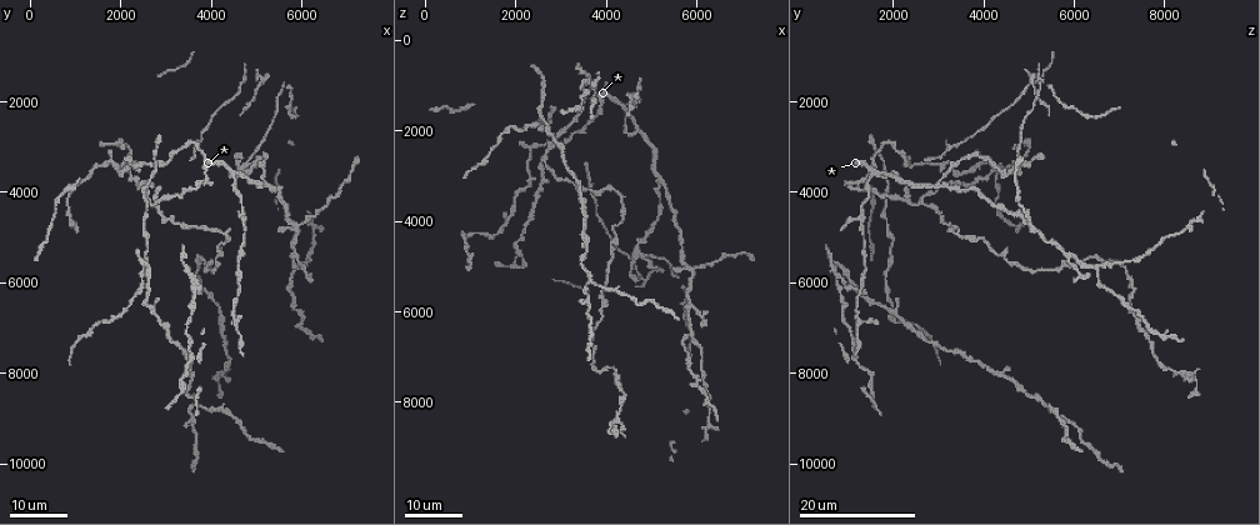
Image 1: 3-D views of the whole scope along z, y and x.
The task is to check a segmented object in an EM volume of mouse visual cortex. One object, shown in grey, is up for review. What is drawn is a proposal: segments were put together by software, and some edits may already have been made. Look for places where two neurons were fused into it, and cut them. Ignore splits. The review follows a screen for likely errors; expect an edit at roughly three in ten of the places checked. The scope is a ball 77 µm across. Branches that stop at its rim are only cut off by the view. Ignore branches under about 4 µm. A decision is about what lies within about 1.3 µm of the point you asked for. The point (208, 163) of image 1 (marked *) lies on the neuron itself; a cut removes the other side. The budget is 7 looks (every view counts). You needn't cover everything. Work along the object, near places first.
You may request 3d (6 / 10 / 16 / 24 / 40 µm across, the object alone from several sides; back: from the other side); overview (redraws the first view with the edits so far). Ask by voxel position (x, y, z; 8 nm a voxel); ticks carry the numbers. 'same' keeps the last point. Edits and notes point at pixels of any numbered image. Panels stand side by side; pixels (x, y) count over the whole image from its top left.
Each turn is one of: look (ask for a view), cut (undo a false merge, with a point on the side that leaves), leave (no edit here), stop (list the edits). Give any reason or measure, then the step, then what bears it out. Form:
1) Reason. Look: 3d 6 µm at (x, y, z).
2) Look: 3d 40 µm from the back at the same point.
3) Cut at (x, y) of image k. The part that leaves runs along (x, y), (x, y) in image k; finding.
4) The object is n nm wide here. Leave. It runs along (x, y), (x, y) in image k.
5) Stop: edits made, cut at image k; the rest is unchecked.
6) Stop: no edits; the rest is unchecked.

Four-way junction. Look: 3d 16 µm at (2000, 2900, 5000).

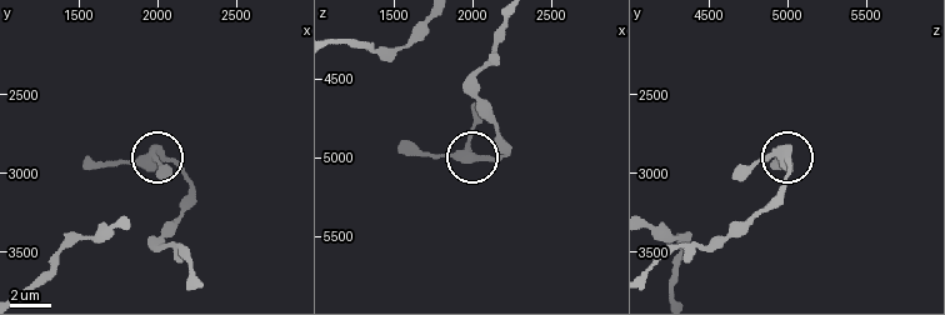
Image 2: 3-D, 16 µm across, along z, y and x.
Look: 3d 6 µm at (1960, 2860, 4960).

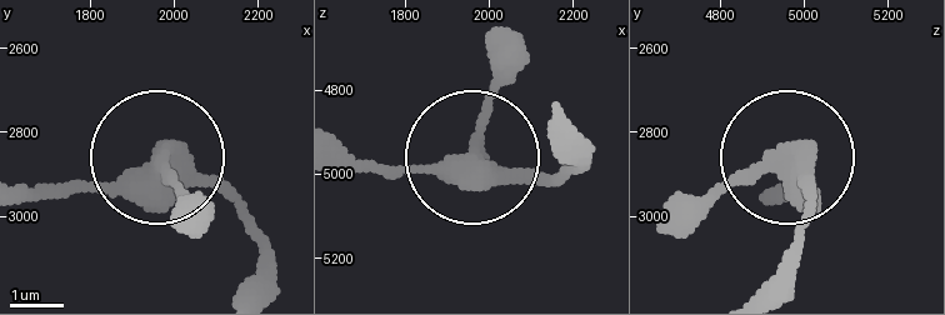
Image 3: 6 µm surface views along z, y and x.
The object is 370 nm wide here. Leave. It runs along (240, 288), (254, 234), (155, 154), (183, 230) in image 3; continuous, no second neuron.

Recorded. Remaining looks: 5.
Three arms meet. Look: 3d 24 µm at (2350, 3450, 2450).

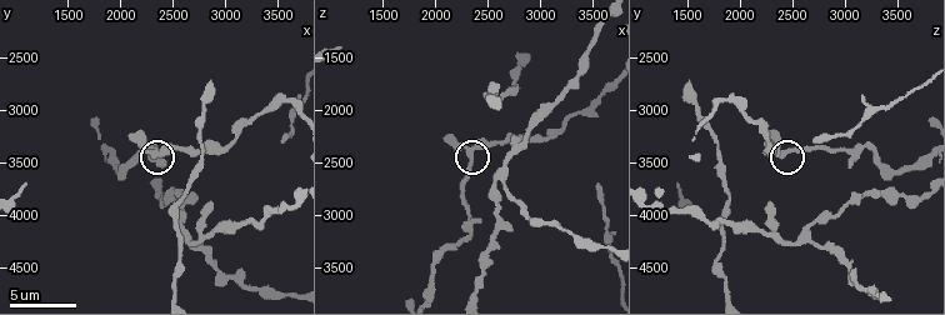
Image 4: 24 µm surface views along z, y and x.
Zoom in. Look: 3d 6 µm at (2340, 3400, 2440).

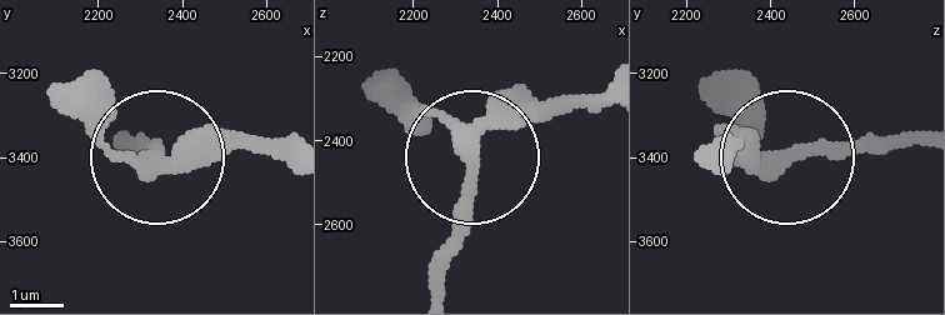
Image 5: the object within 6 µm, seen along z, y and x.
3 arms meet here. Leave. One neuron here.

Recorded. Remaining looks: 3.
Look: 3d 16 µm at (2600, 6450, 1650).

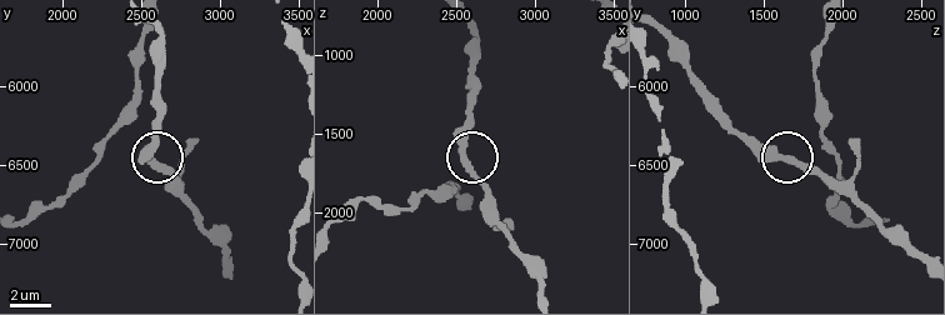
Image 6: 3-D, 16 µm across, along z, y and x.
Look: 3d 10 µm at (2580, 6480, 1680).

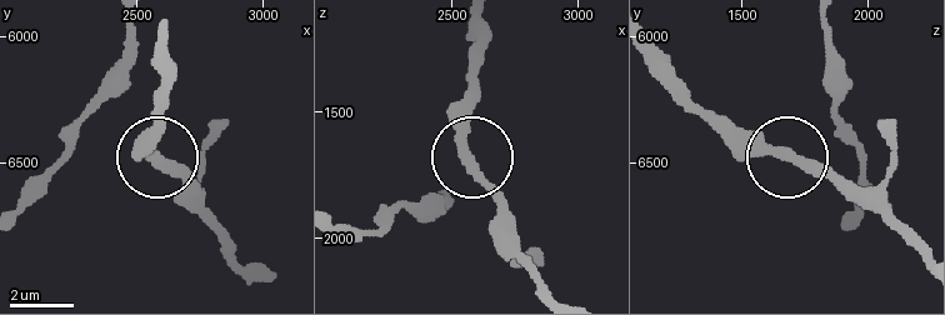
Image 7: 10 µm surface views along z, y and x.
Leave. All the same neuron.

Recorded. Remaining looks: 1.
Stop: no edits; the rest is unchecked.

